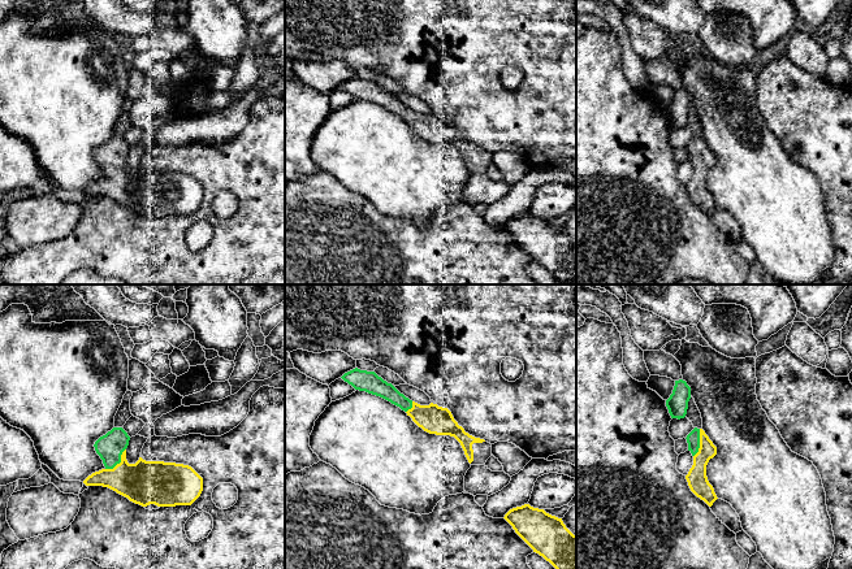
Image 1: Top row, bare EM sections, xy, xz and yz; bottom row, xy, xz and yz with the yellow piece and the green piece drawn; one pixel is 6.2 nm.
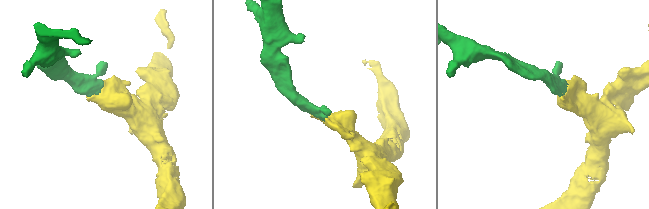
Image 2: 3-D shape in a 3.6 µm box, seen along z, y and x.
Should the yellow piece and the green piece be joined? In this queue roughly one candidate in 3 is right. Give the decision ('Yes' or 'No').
Yes

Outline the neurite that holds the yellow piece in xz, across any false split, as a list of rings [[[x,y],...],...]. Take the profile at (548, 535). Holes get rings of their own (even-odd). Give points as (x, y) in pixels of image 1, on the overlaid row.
[[[529,504],[510,509],[503,518],[533,552],[555,569],[576,569],[576,535],[562,518]]]

